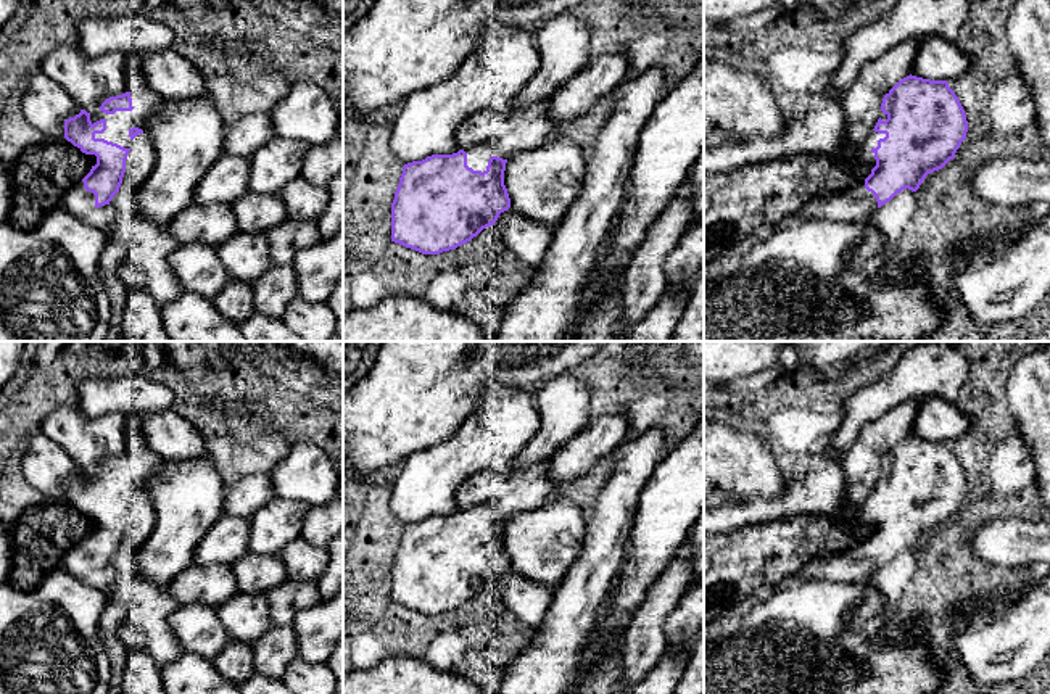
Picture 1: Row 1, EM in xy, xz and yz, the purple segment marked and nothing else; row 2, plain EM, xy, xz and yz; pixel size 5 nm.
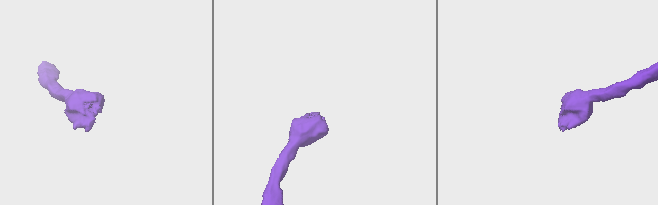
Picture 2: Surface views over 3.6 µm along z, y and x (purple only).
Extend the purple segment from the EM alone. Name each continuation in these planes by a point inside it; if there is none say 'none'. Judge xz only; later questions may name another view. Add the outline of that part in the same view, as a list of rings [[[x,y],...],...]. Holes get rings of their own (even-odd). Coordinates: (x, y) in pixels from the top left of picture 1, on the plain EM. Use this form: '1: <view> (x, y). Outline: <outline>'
1: xz (477, 517). Outline: [[[488,504],[475,506],[467,510],[467,527],[473,531],[486,531],[488,527]]]

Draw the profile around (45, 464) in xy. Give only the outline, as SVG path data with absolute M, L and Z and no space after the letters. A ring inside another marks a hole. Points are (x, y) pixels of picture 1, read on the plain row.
M42 432L27 438L27 449L21 461L27 483L42 499L64 499L64 481L81 473L71 456Z

